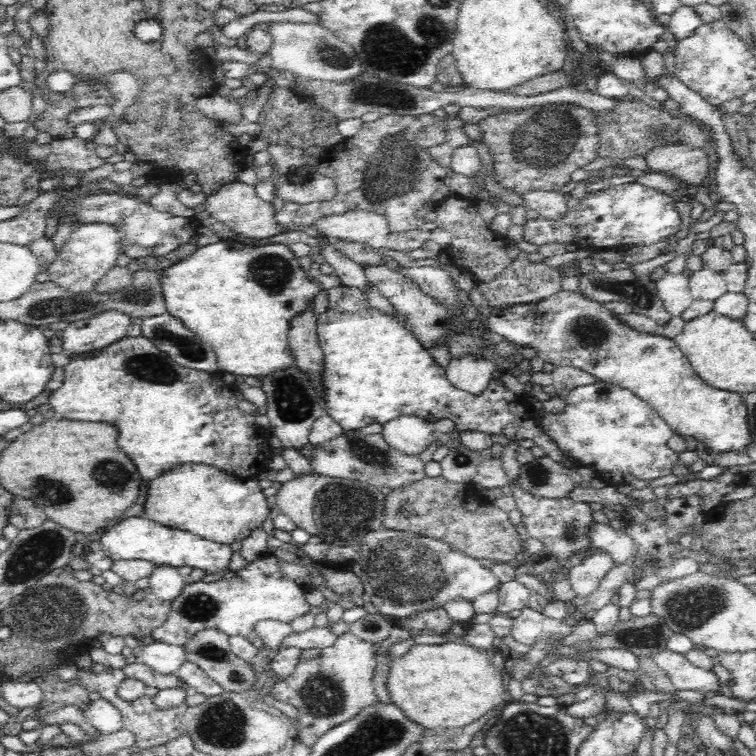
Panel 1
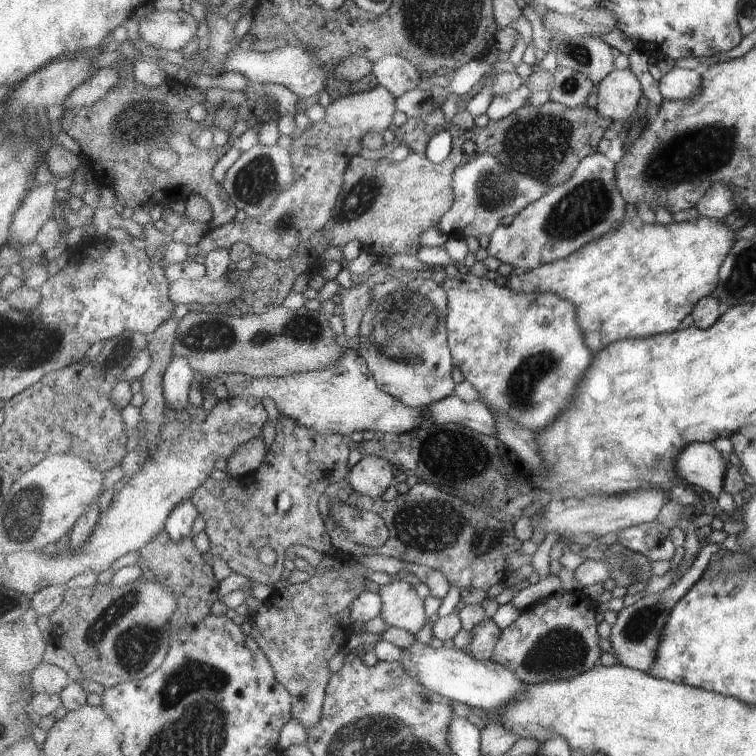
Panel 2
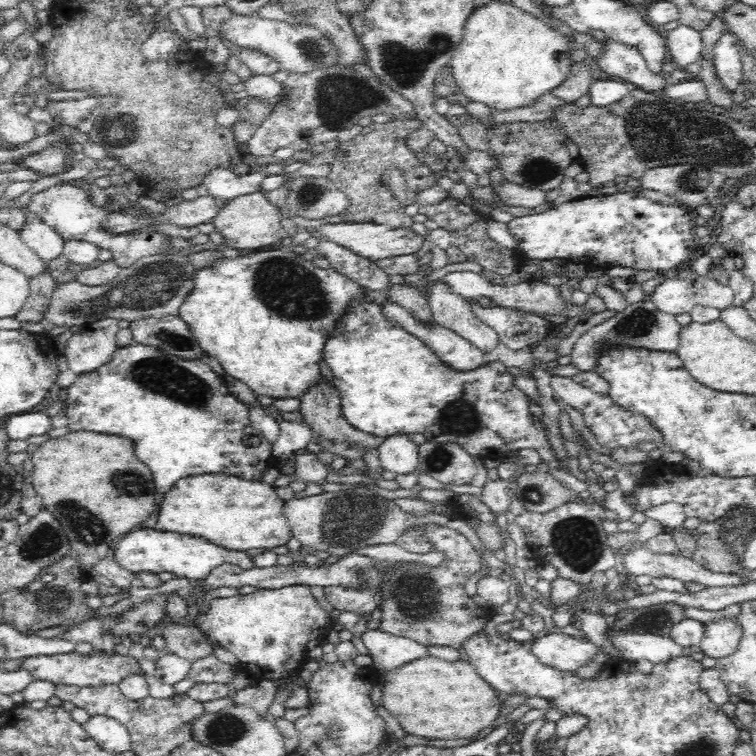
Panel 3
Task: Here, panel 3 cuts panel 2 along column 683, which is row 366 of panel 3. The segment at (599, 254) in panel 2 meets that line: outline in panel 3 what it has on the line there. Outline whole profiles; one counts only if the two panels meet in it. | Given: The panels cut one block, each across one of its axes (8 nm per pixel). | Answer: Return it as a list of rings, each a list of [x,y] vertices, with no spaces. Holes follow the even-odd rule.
[[[280,245],[273,248],[253,251],[245,257],[224,257],[214,262],[214,264],[210,265],[208,268],[197,270],[197,275],[194,277],[193,281],[193,291],[179,308],[179,315],[180,318],[186,322],[192,334],[198,339],[200,346],[205,350],[204,354],[220,362],[228,375],[245,382],[250,388],[253,388],[256,394],[262,394],[262,396],[270,396],[272,398],[300,399],[302,395],[305,395],[306,391],[309,391],[309,388],[317,387],[317,384],[324,379],[318,362],[323,359],[325,344],[329,336],[332,335],[337,324],[340,323],[340,320],[342,320],[352,308],[364,302],[370,302],[366,296],[365,286],[350,280],[337,270],[326,270],[316,267],[311,261],[303,259],[302,255],[294,253],[290,248],[284,248]]]

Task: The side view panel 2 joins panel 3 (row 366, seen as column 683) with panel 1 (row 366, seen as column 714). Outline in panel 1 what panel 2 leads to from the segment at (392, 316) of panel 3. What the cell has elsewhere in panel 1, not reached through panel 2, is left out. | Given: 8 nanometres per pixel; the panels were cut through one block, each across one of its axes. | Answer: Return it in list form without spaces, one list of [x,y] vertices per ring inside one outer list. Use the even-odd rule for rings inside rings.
[[[451,355],[445,366],[445,375],[454,388],[478,394],[490,384],[491,378],[497,373],[497,368],[495,361],[486,360],[482,356]]]

